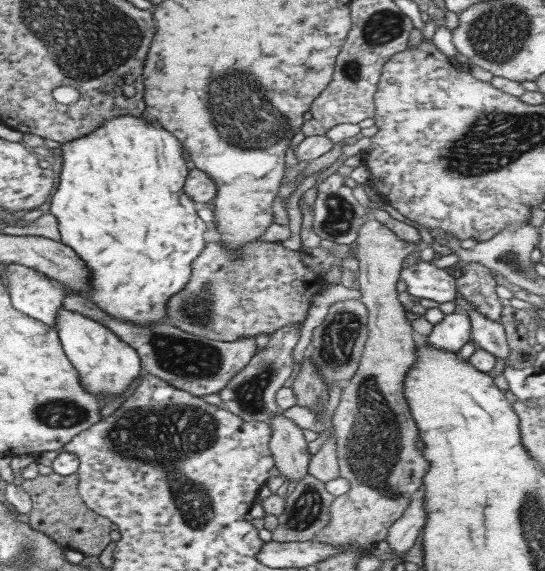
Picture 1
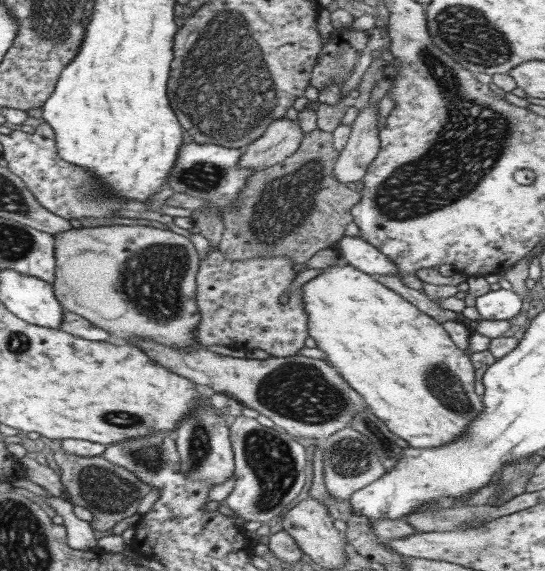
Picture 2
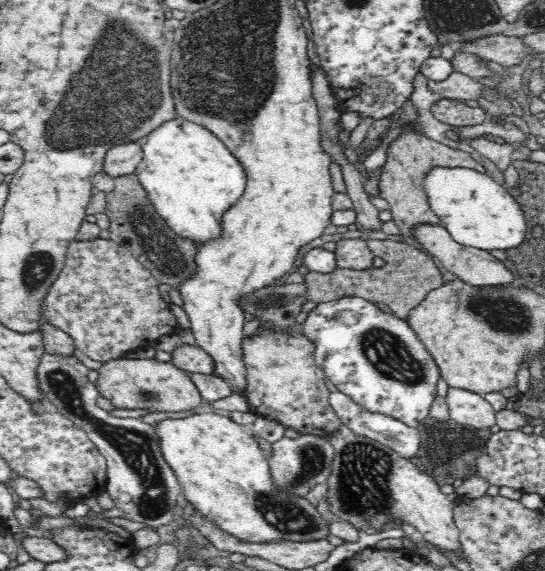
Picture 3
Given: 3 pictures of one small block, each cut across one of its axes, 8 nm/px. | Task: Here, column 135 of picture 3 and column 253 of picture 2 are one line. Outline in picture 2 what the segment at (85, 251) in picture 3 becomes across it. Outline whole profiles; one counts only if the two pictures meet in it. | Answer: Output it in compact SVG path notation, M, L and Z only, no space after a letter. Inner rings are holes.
M220 248L210 250L206 258L199 260L196 275L199 322L193 329L194 341L202 347L228 346L246 351L260 348L270 357L298 355L298 350L305 347L305 340L310 334L302 287L290 290L290 284L294 282L296 275L294 262L286 255L236 260L226 257L226 253L220 251Z

